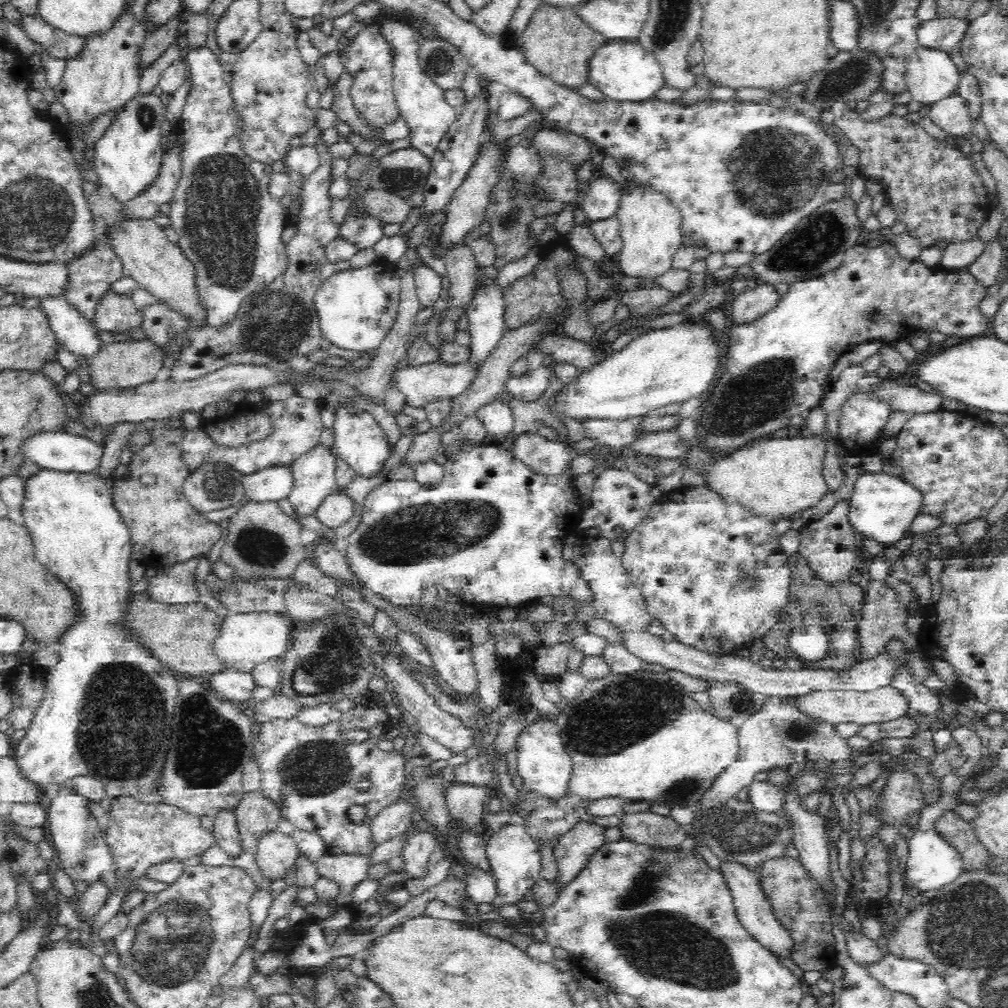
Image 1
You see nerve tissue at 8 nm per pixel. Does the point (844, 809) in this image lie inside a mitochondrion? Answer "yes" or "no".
no

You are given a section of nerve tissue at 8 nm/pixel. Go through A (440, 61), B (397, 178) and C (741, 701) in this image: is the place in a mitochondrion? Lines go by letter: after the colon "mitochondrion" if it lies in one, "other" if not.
A: mitochondrion
B: mitochondrion
C: mitochondrion

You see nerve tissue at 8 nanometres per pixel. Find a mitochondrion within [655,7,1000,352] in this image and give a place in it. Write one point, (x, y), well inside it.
(772, 170)

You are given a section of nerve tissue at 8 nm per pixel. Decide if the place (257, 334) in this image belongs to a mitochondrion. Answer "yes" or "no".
yes

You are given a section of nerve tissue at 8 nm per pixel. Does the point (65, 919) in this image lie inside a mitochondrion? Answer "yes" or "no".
no

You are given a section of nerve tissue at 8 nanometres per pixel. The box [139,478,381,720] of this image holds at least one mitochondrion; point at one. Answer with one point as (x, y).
(334, 661)

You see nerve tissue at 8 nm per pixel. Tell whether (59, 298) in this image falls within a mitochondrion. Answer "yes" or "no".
no

